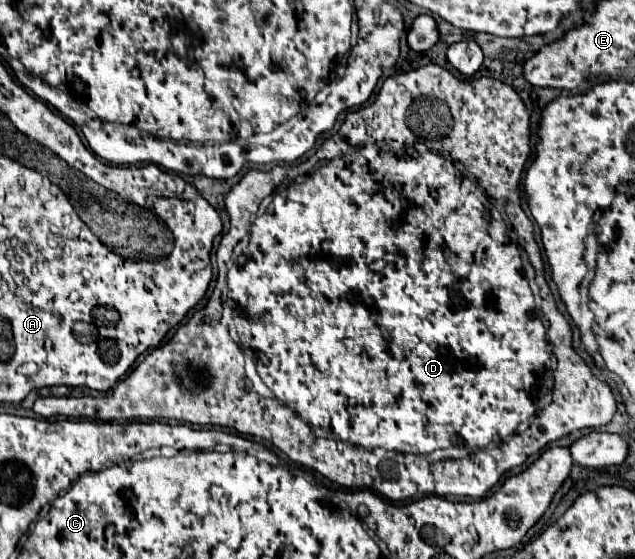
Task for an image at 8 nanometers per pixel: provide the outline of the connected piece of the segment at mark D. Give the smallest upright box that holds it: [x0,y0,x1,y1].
[32,63,618,503]

